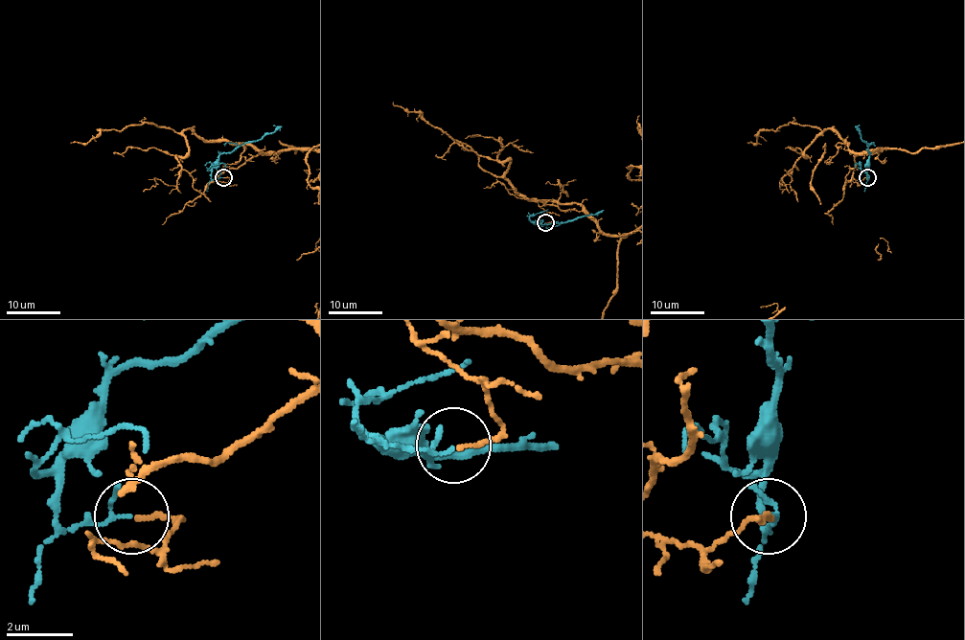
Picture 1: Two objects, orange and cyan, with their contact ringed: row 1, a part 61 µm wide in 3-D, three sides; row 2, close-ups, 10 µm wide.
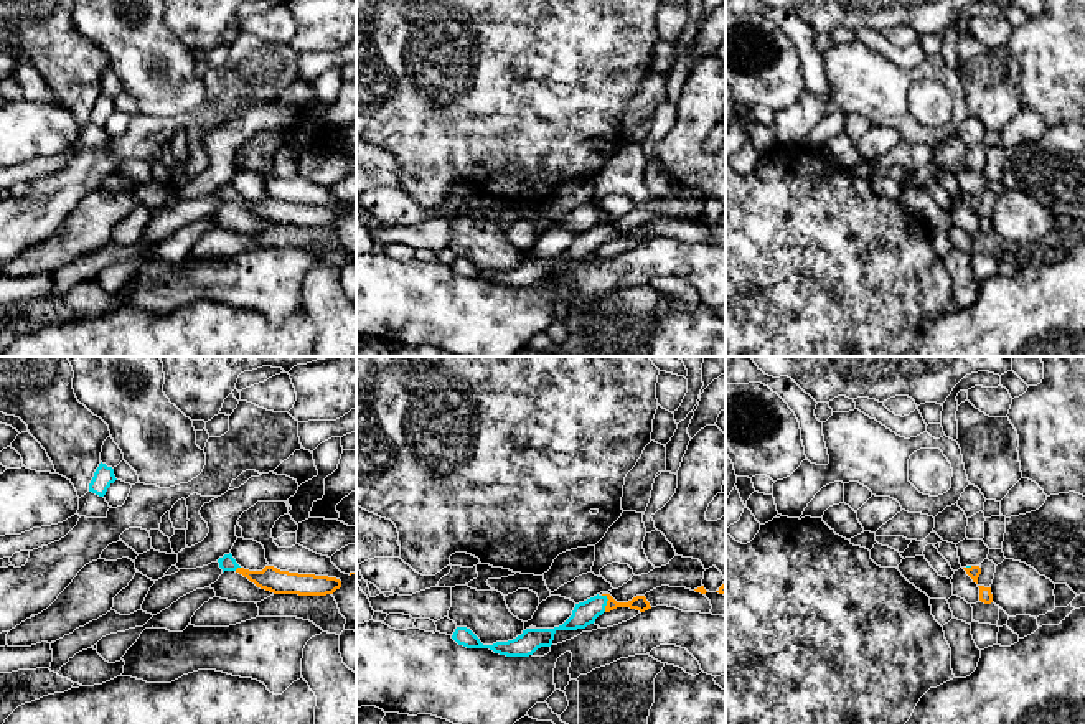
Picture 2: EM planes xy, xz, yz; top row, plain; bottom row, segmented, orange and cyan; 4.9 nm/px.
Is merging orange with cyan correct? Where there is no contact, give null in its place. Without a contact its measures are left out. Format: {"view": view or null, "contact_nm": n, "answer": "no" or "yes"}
{"view": "xz", "contact_nm": 90, "answer": "no"}

